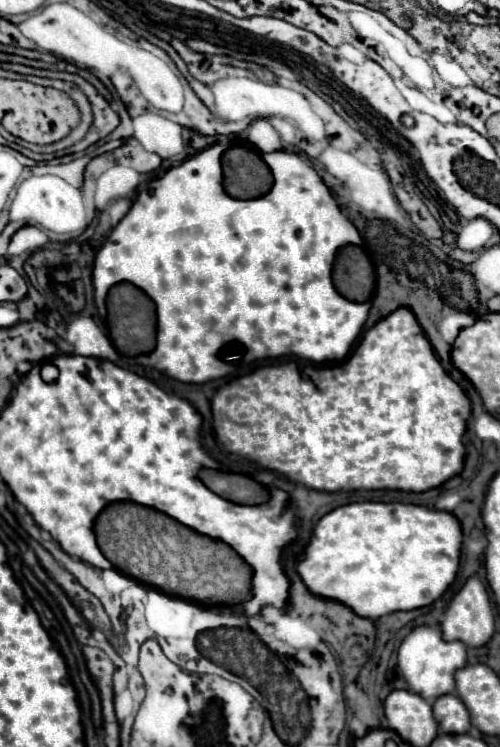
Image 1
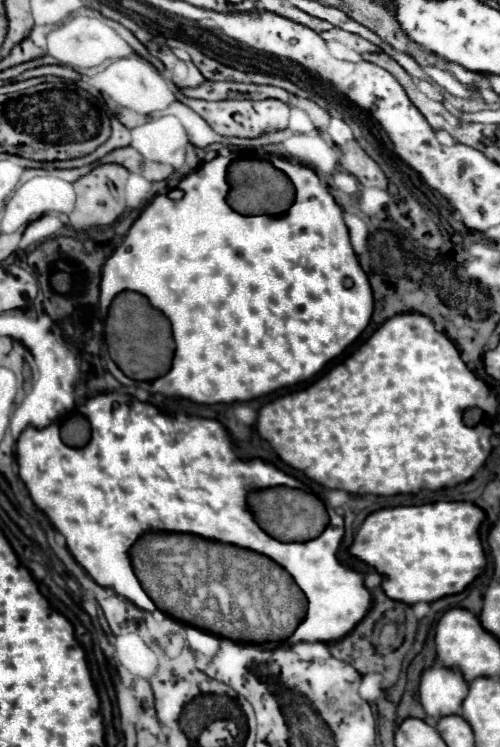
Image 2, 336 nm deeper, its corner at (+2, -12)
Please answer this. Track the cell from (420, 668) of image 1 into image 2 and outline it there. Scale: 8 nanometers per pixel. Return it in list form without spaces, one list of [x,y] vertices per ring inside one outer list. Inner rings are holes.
[[[434,664],[422,672],[418,692],[424,712],[442,718],[460,712],[460,704],[468,694],[468,682],[456,668]]]

